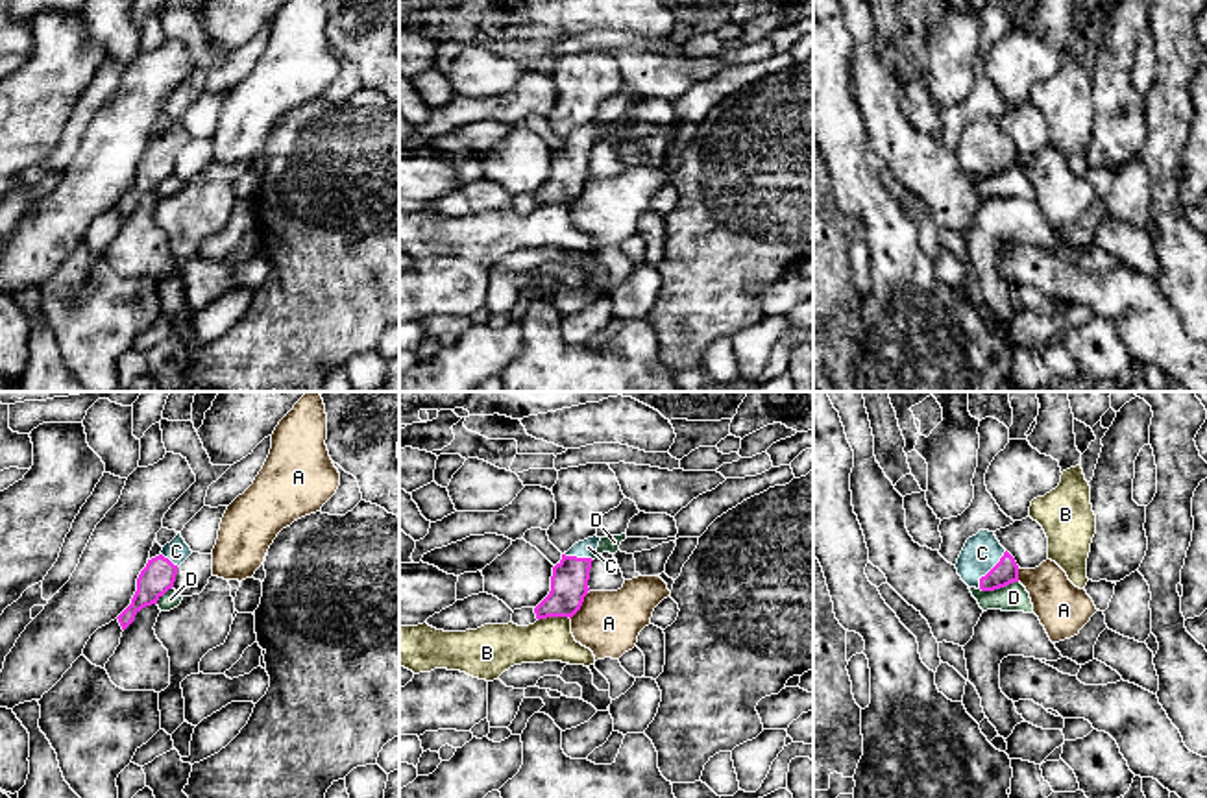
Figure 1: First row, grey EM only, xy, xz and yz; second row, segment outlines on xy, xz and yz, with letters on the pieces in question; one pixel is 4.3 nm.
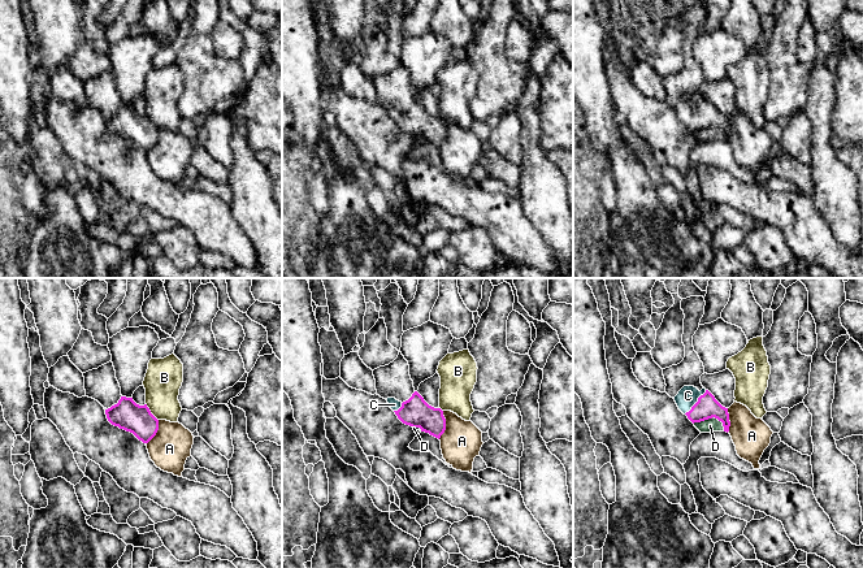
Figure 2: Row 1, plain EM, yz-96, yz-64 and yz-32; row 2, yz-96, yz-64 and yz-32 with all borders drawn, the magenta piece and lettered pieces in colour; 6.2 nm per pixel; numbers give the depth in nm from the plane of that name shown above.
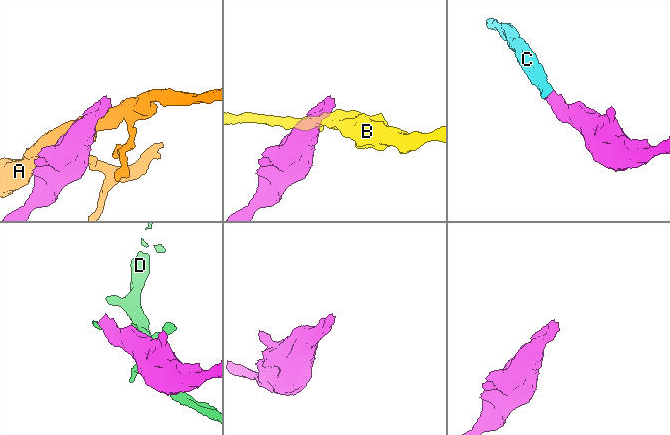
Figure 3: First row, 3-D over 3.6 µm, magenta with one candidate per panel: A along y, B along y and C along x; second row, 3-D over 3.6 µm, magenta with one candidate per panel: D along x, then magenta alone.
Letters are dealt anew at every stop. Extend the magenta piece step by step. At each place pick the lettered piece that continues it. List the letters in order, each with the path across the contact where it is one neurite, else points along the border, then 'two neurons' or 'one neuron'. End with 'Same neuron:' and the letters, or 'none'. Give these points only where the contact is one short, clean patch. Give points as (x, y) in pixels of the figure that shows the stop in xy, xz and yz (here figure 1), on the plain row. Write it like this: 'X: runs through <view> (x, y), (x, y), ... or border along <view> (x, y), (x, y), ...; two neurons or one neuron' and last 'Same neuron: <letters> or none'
A: two neurons
B: two neurons
C: runs through yz (1006, 157), (991, 156), (984, 148), (982, 139); one neuron
D: border along yz (1017, 167), (993, 176), (980, 176); two neurons
Same neuron: C

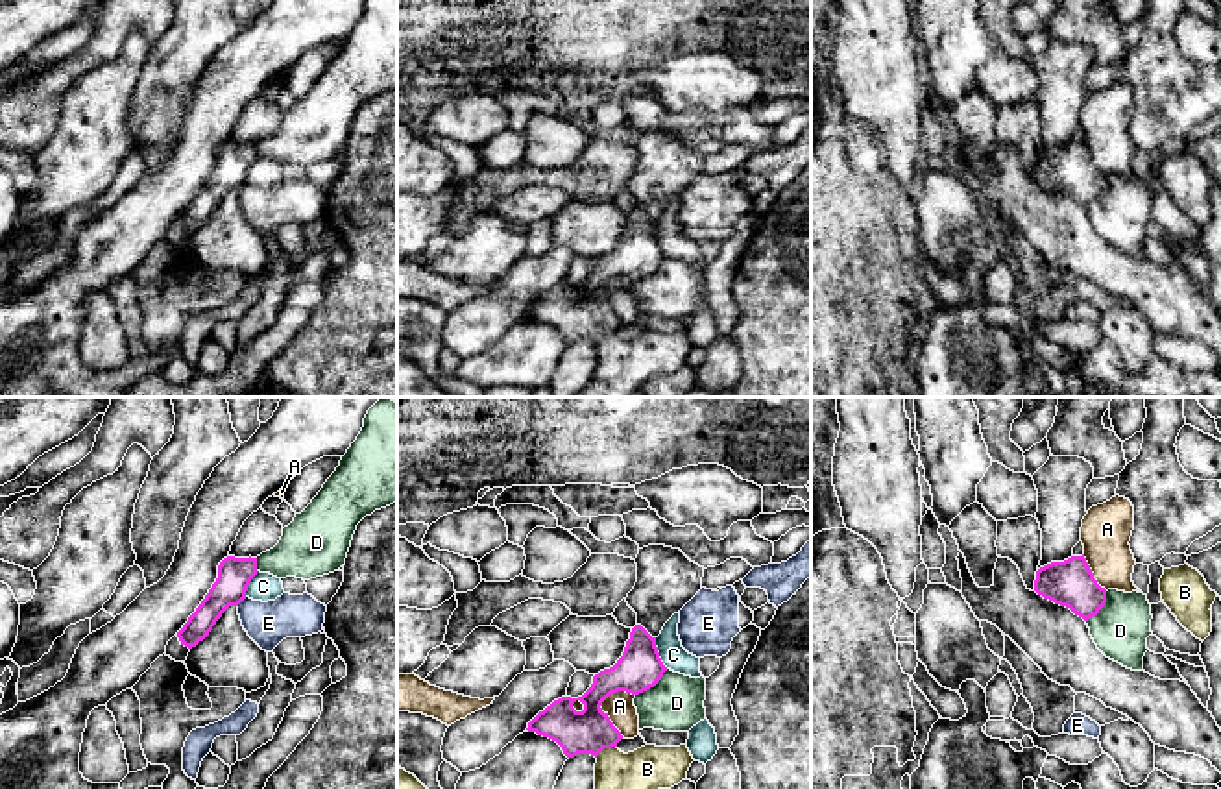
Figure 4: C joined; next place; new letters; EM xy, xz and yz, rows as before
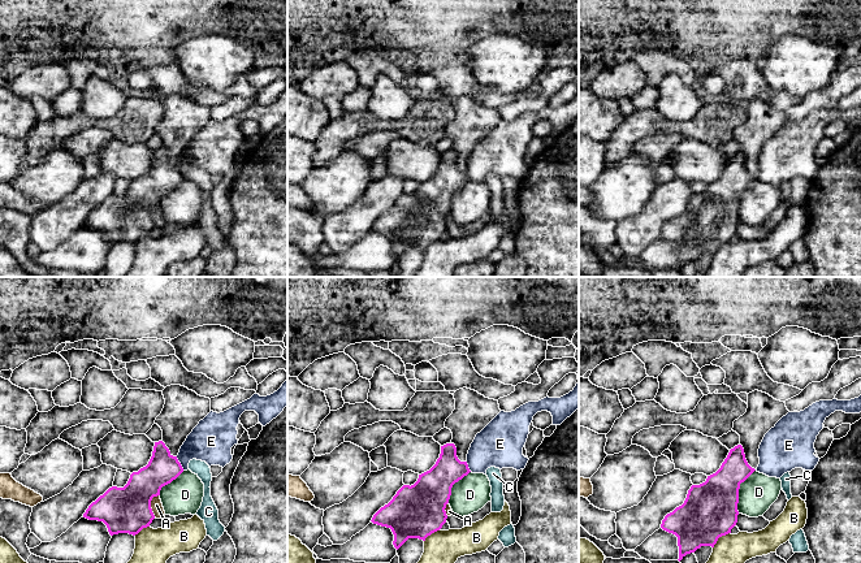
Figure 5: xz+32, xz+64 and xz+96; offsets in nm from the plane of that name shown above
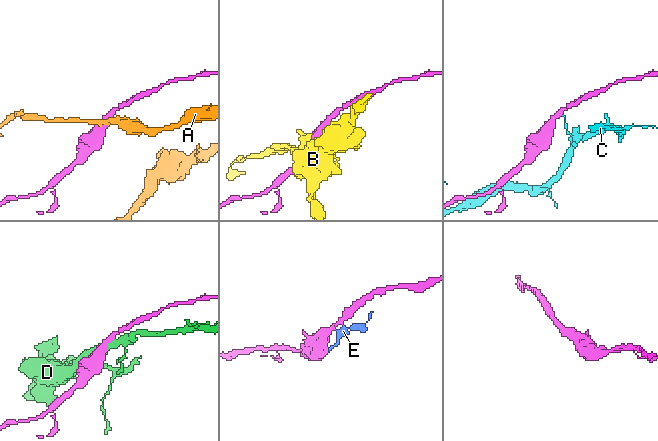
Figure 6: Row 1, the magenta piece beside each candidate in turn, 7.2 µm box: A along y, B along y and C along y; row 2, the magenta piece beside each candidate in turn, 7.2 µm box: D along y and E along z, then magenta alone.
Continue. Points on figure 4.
A: two neurons
B: two neurons
C: border along xz (654, 224), (658, 242), (667, 254); two neurons
D: two neurons
E: border along xy (246, 183), (237, 191); two neurons
Same neuron: none

